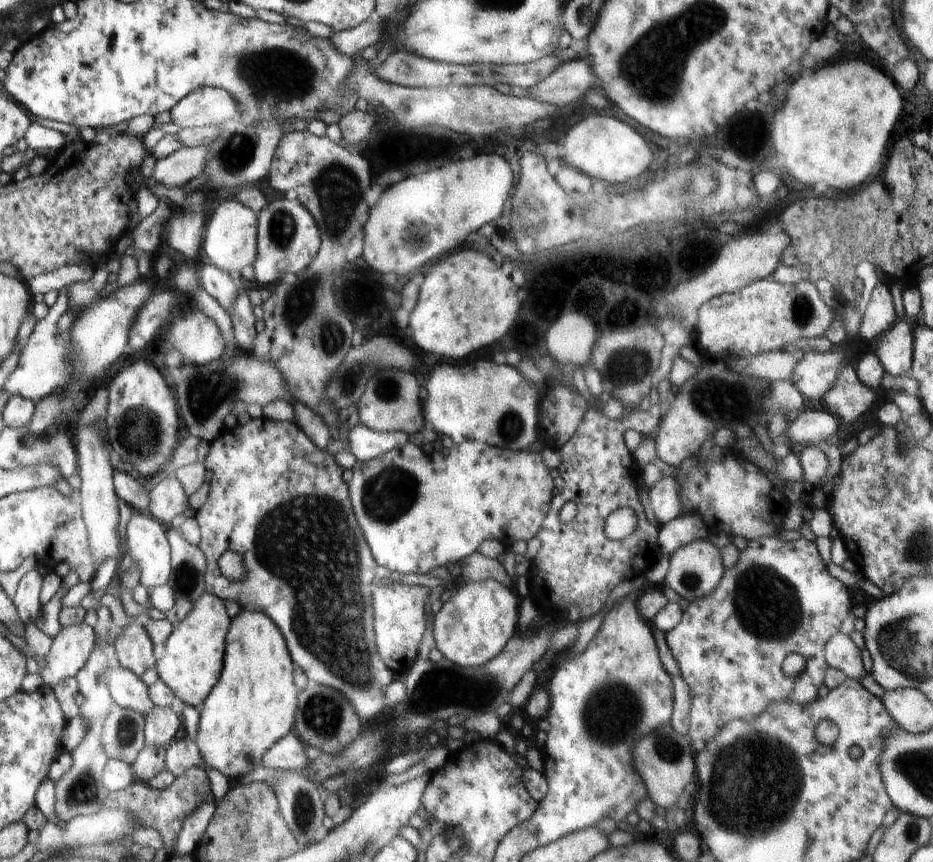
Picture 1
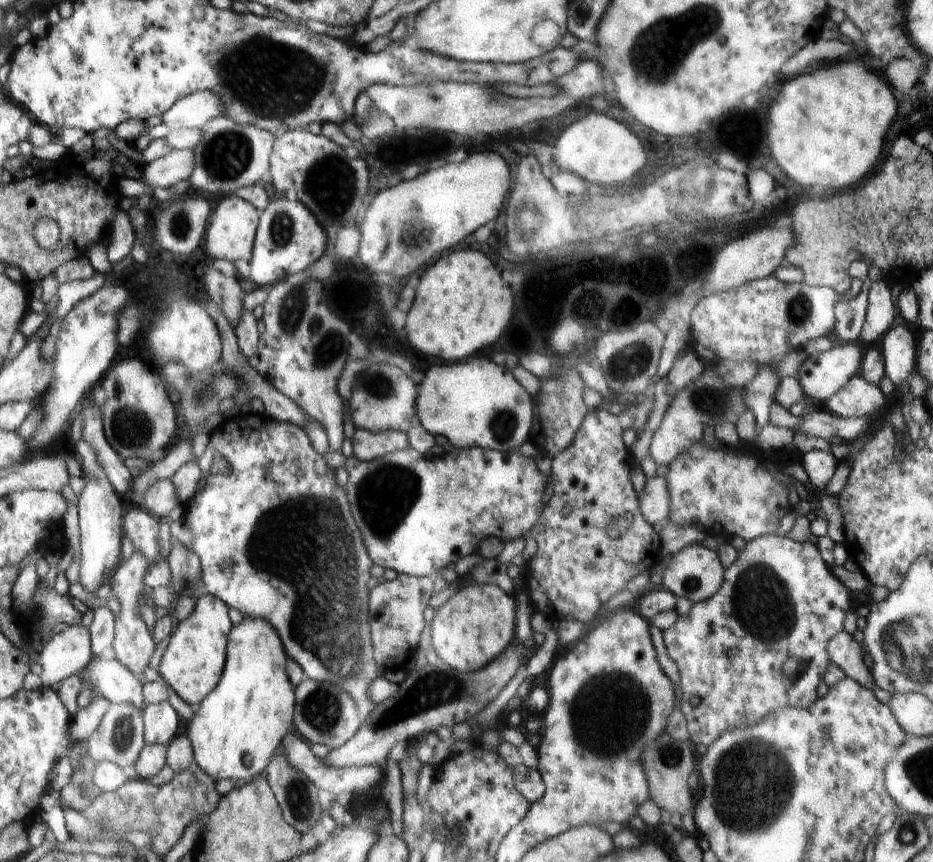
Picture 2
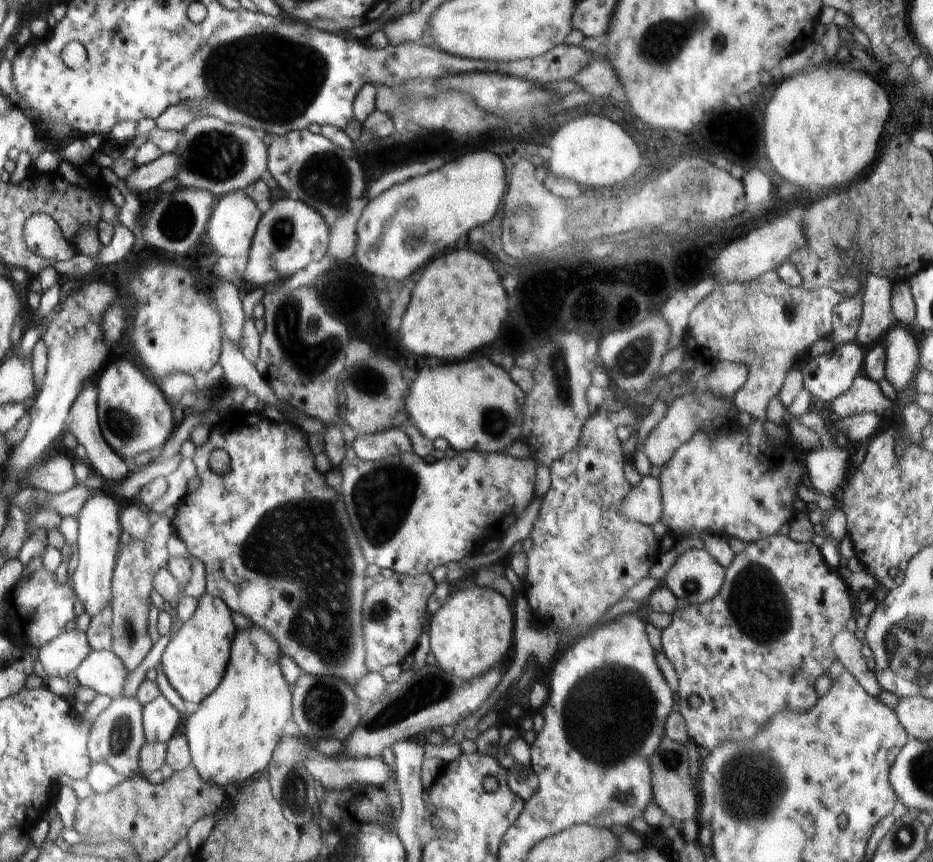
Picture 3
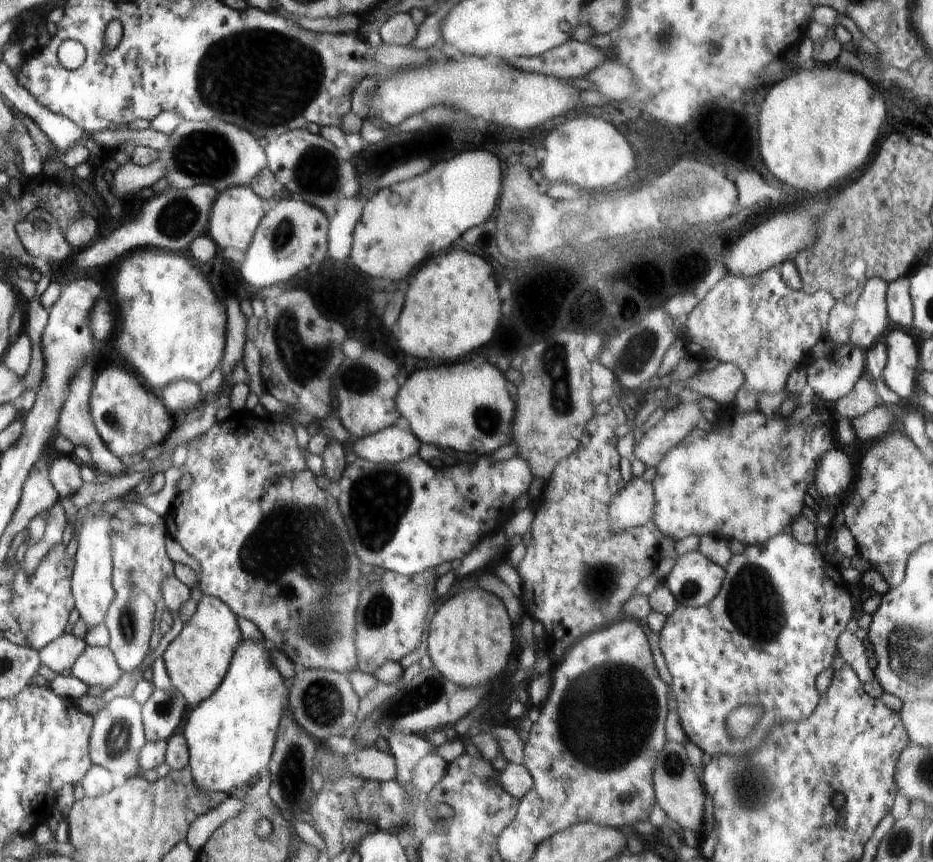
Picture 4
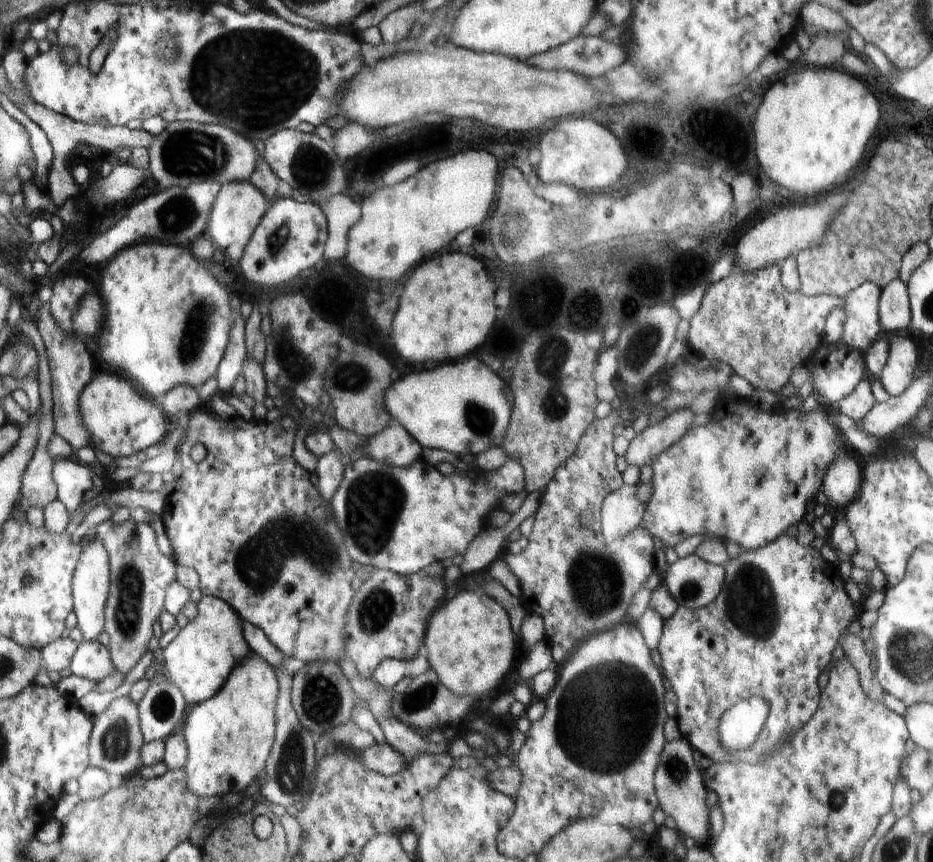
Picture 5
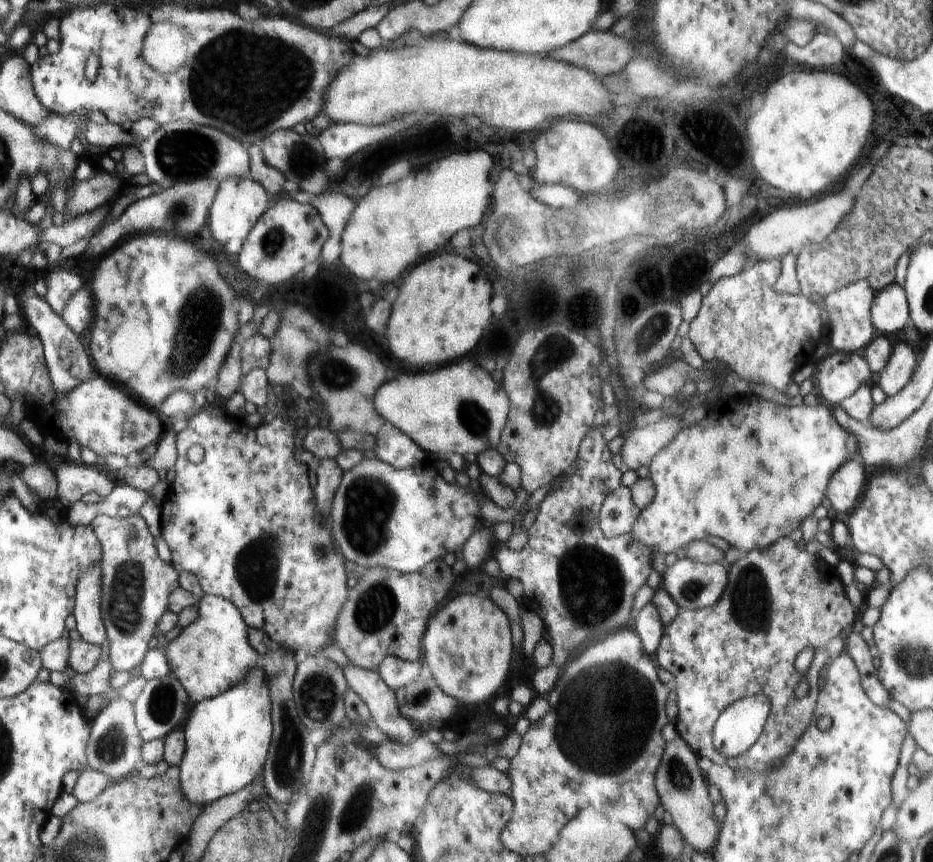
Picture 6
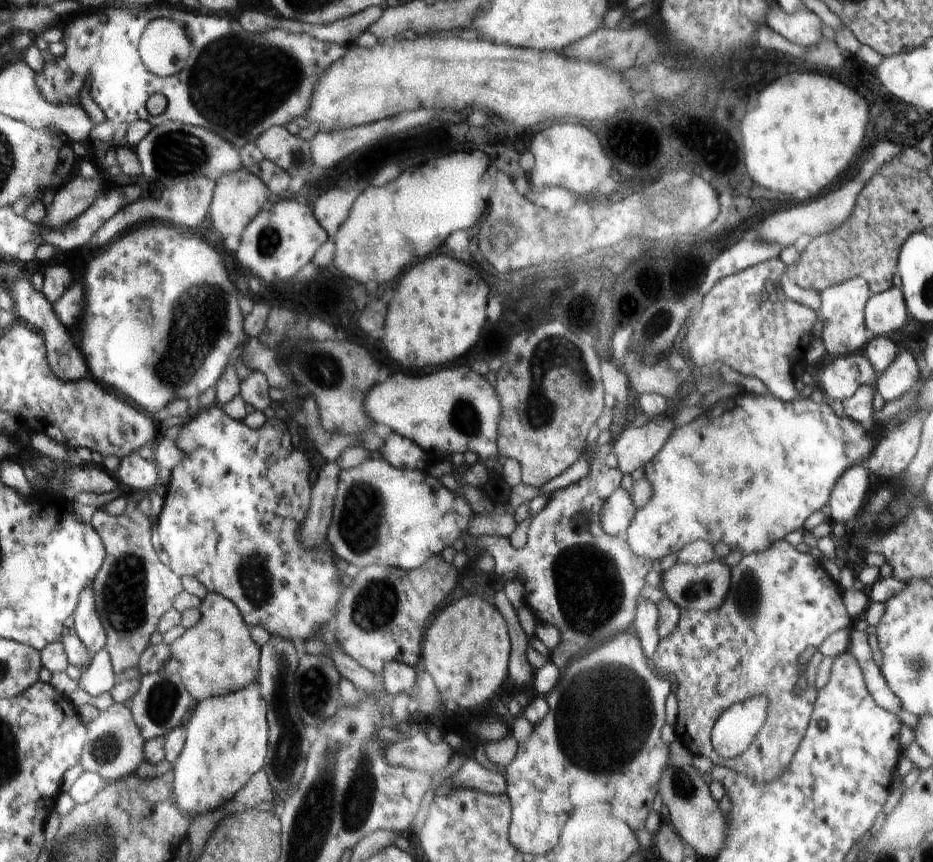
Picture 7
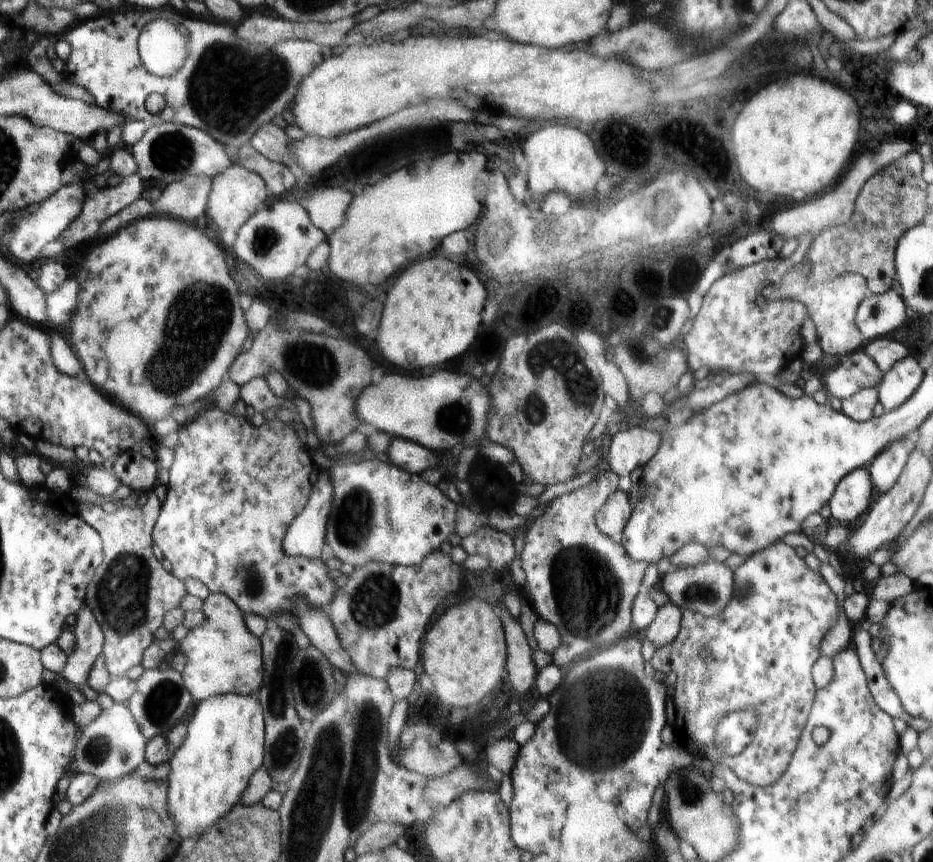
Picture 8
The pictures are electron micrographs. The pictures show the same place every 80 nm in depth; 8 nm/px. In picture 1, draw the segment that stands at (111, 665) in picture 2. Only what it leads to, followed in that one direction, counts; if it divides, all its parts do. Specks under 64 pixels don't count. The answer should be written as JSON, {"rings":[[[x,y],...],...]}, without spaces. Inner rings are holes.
{"rings":[[[117,663],[113,664],[113,670],[110,670],[107,676],[107,683],[118,707],[129,708],[146,716],[154,706],[148,694],[148,687],[141,677],[131,670],[123,669]]]}

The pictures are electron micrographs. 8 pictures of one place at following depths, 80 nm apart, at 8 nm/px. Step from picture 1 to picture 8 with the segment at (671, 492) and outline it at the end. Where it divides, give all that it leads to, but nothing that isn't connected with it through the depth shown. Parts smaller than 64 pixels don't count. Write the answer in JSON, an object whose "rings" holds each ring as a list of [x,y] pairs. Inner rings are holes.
{"rings":[[[618,488],[597,512],[596,524],[605,535],[618,543],[632,511],[633,506],[628,501],[627,493]]]}

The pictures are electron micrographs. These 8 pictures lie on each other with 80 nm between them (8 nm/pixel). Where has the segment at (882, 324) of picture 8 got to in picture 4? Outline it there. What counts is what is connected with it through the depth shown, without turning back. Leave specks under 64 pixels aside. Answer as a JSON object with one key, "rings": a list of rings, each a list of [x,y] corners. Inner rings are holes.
{"rings":[[[908,278],[896,279],[889,283],[886,293],[889,321],[902,328],[913,324],[913,304],[908,285]]]}

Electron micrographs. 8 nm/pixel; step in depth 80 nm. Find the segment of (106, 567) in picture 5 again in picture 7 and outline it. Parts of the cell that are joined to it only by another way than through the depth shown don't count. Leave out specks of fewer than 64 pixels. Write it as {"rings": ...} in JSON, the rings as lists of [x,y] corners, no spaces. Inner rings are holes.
{"rings":[[[93,580],[81,592],[79,603],[74,611],[74,630],[76,636],[94,654],[105,648],[107,632],[97,613],[97,597],[93,589]]]}

